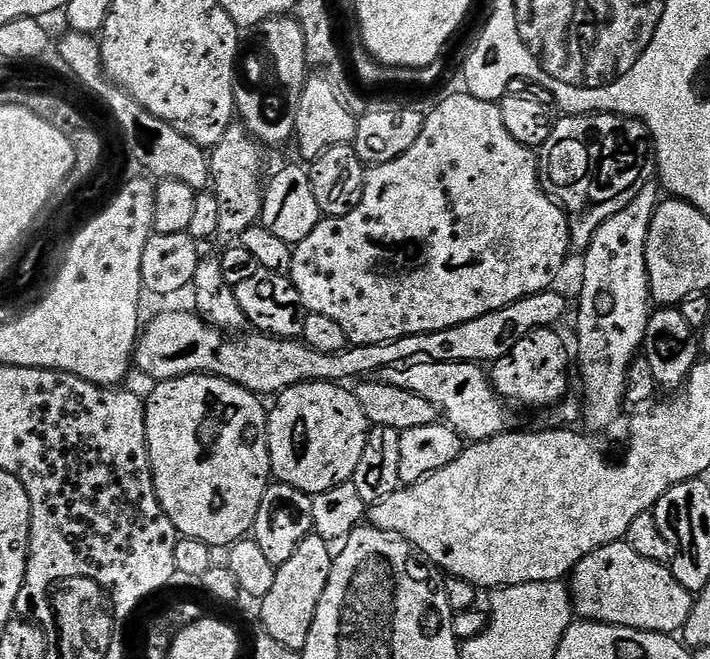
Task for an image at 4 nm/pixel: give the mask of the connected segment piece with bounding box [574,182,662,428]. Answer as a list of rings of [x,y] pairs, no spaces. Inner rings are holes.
[[[649,182],[641,192],[638,198],[634,198],[634,202],[630,202],[630,206],[626,206],[622,210],[618,210],[618,214],[614,214],[610,218],[606,218],[606,222],[602,222],[602,226],[598,226],[598,230],[594,234],[594,238],[590,242],[590,246],[583,253],[584,256],[584,281],[580,284],[580,309],[576,312],[576,348],[574,344],[574,352],[580,355],[580,376],[584,379],[584,404],[582,400],[582,416],[584,412],[584,420],[592,428],[608,428],[620,416],[620,407],[626,404],[625,392],[627,390],[627,372],[630,370],[631,362],[644,346],[644,335],[646,334],[646,326],[648,325],[648,317],[650,315],[650,289],[648,287],[648,271],[646,270],[646,238],[650,230],[650,222],[654,218],[656,208],[662,199],[662,192],[655,183]]]

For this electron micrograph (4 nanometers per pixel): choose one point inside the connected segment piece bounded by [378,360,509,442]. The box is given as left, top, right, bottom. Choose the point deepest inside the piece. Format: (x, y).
(463, 393)

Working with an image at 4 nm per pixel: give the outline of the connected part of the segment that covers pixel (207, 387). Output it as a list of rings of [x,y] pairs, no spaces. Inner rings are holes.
[[[195,372],[192,376],[179,376],[173,380],[161,380],[149,396],[146,396],[144,413],[146,414],[146,442],[148,457],[154,478],[154,490],[158,494],[158,502],[164,513],[174,522],[180,536],[198,538],[198,542],[206,542],[214,550],[224,550],[245,539],[251,533],[254,522],[258,518],[258,506],[262,506],[262,494],[266,494],[268,485],[273,479],[270,450],[268,449],[268,412],[260,405],[261,397],[255,392],[246,390],[241,384],[224,380],[220,376],[210,376],[203,372]]]

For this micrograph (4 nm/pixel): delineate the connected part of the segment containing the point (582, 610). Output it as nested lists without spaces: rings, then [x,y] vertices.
[[[623,540],[602,546],[594,550],[594,554],[582,558],[582,562],[578,562],[578,566],[570,574],[570,591],[573,613],[581,620],[665,634],[676,634],[683,629],[686,618],[690,618],[694,599],[693,593],[688,592],[686,586],[678,582],[678,578],[674,578],[669,565],[642,558],[642,554],[630,550],[630,546]]]

